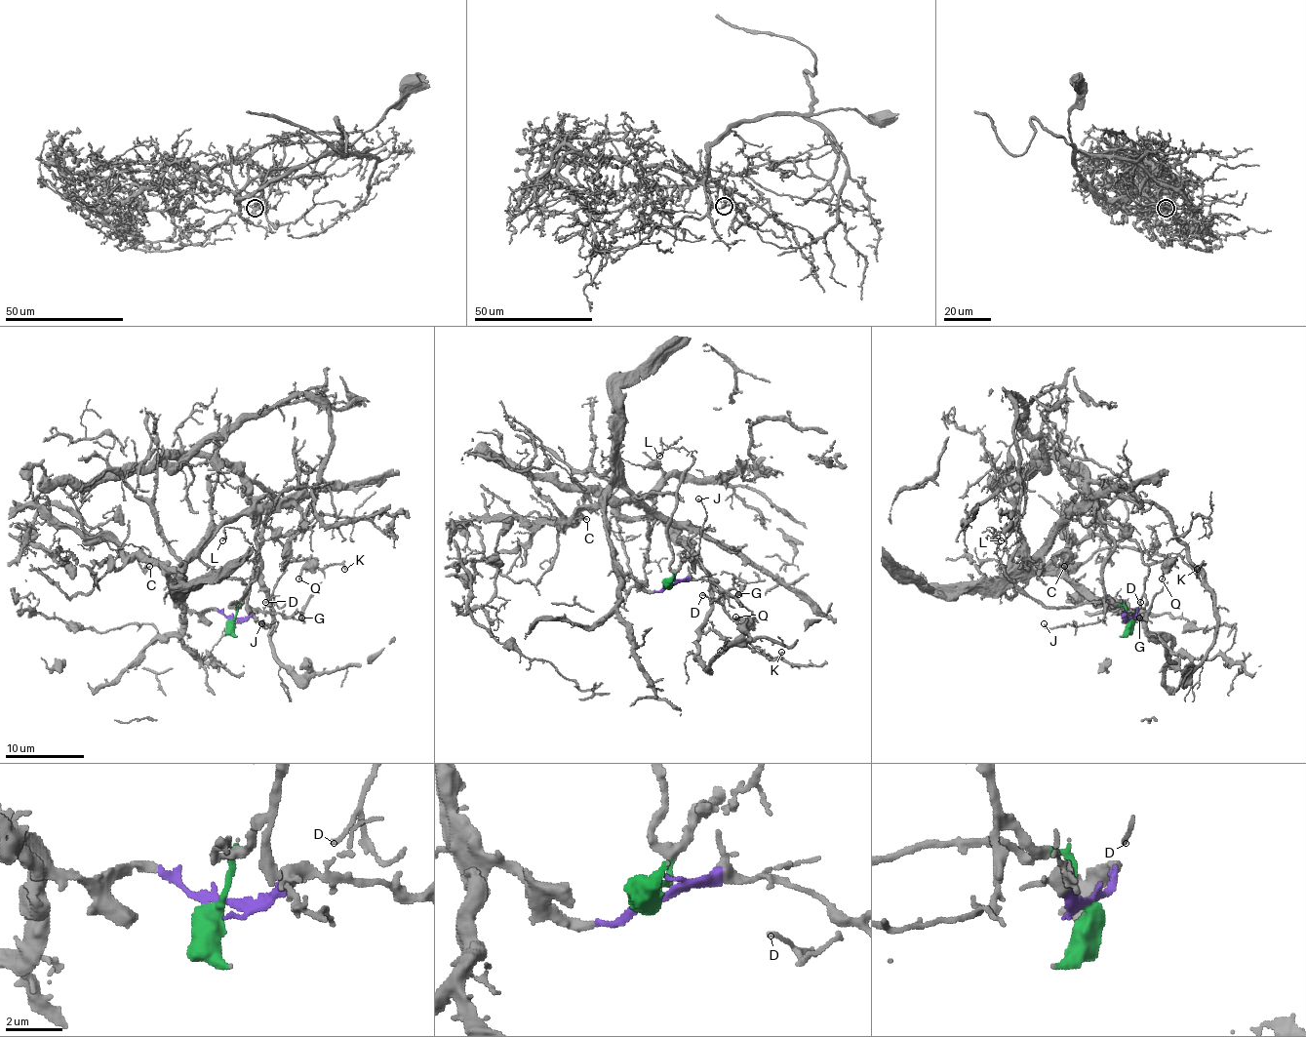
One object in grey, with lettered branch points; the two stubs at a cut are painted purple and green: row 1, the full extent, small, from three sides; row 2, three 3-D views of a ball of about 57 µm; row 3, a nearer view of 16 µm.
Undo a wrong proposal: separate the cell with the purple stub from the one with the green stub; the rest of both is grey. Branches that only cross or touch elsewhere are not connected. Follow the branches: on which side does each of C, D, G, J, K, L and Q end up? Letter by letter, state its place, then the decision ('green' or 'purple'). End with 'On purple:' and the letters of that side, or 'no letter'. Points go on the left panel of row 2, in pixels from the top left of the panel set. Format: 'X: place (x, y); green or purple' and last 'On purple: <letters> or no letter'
C: place (149, 566); purple
D: place (265, 602); green
G: place (301, 618); purple
J: place (261, 623); green
K: place (344, 569); green
L: place (222, 540); green
Q: place (298, 578); green
On purple: C, G

